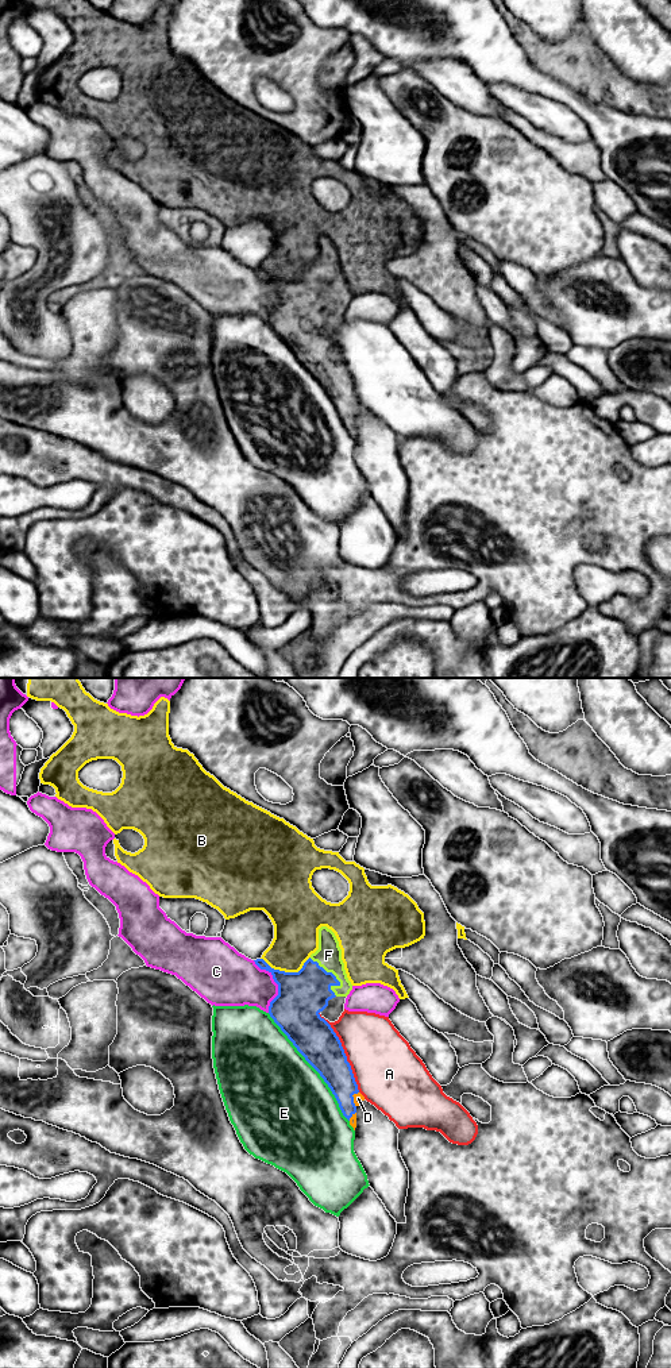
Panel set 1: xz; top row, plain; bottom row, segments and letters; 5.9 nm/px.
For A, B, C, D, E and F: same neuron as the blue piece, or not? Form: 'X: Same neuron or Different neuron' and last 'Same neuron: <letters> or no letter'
A: Different neuron
B: Different neuron
C: Different neuron
D: Same neuron
E: Different neuron
F: Same neuron
Same neuron: D, F

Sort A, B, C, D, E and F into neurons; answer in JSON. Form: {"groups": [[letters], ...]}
{"groups": [["A"], ["B"], ["C"], ["D", "F"], ["E"]]}

